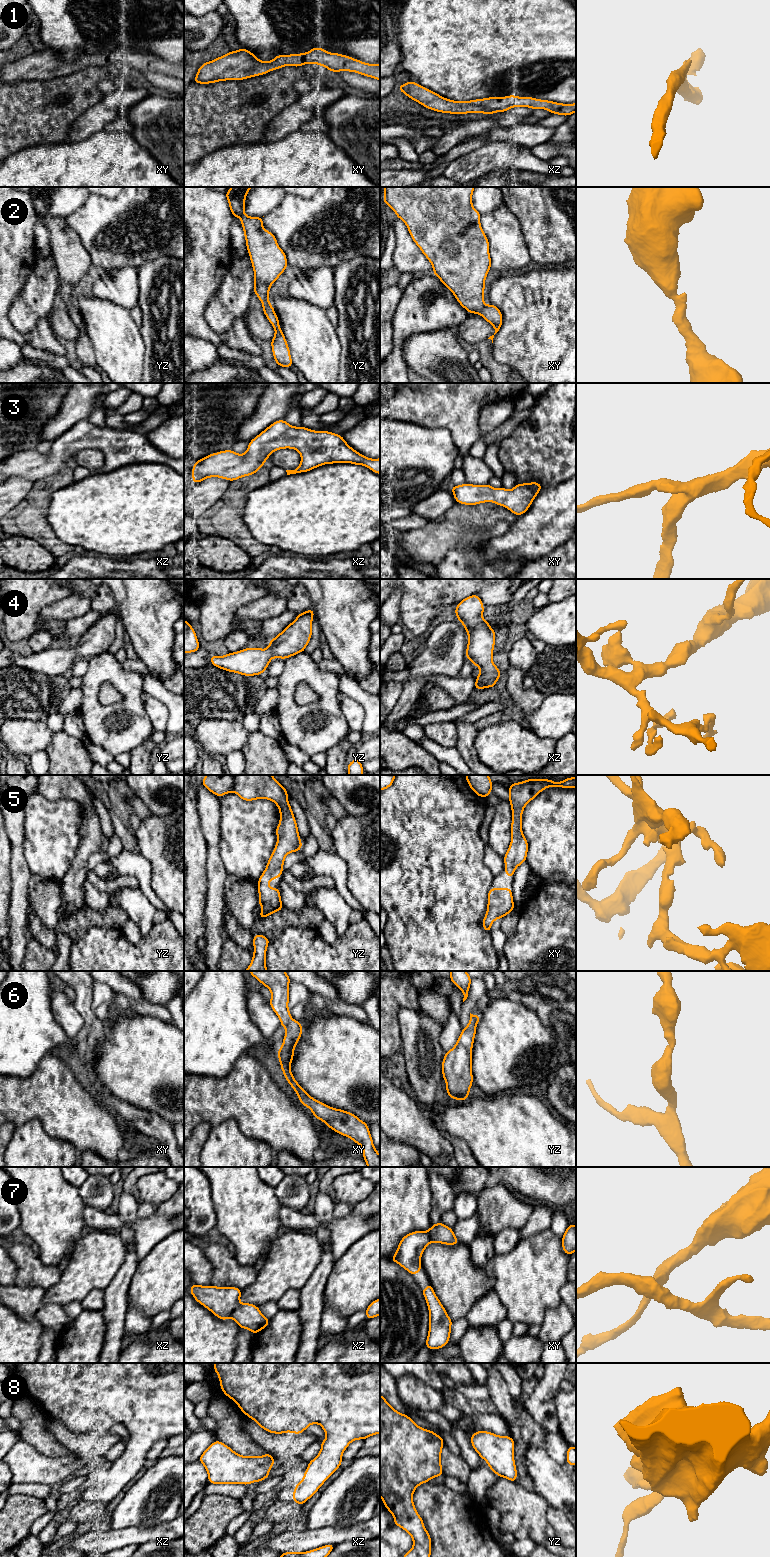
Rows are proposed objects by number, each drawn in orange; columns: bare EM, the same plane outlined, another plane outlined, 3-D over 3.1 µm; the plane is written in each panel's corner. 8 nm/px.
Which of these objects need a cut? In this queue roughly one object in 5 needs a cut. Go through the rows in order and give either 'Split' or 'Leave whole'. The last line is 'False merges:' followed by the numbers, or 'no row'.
1: Leave whole
2: Leave whole
3: Leave whole
4: Leave whole
5: Leave whole
6: Leave whole
7: Leave whole
8: Leave whole
False merges: no row

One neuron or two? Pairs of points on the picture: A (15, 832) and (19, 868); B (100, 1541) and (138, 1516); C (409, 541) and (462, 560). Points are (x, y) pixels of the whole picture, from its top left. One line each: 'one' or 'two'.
A: one
B: two
C: two

